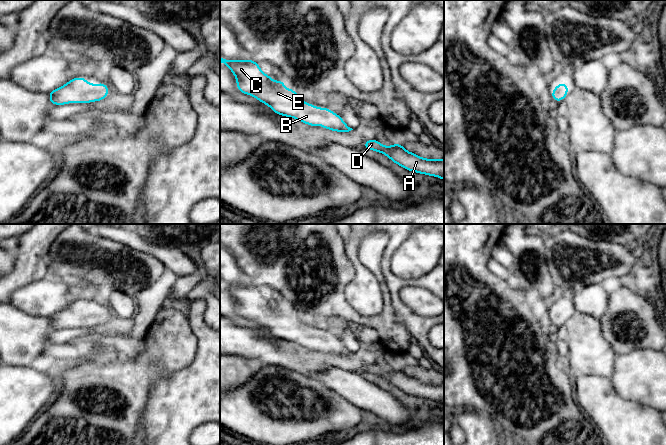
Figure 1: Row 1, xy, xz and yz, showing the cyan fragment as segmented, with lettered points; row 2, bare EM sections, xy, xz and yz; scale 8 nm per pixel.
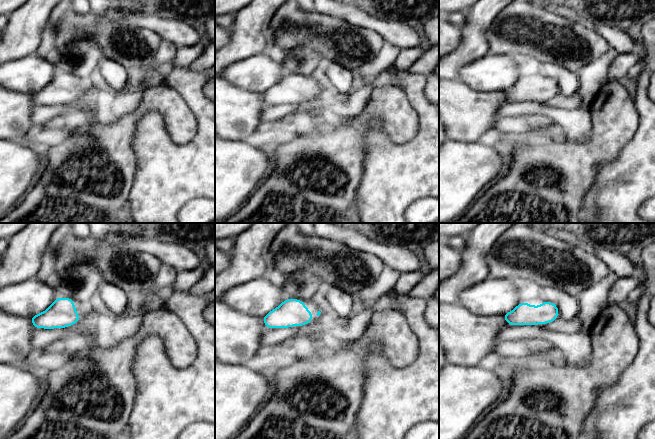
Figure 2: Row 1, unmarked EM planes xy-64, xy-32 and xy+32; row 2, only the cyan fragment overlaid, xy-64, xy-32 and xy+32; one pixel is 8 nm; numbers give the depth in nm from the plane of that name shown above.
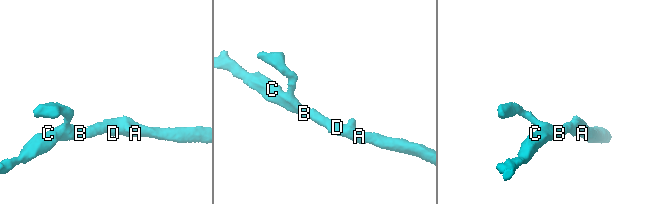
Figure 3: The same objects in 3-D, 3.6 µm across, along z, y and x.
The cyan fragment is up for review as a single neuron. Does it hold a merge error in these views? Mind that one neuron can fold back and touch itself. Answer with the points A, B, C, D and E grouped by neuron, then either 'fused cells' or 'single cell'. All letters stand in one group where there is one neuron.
A B C D E | single cell

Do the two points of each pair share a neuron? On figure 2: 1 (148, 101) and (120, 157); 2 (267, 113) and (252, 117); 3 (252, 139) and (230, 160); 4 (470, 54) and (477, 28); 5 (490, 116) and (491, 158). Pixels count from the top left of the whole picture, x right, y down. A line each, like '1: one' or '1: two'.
1: one
2: two
3: two
4: one
5: two

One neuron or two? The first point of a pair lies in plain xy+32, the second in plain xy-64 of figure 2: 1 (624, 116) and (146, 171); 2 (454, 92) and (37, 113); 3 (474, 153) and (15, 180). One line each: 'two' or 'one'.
1: two
2: two
3: one

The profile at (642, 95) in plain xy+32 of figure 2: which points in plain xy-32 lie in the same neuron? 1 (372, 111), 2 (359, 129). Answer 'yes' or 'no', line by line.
1: no
2: no

